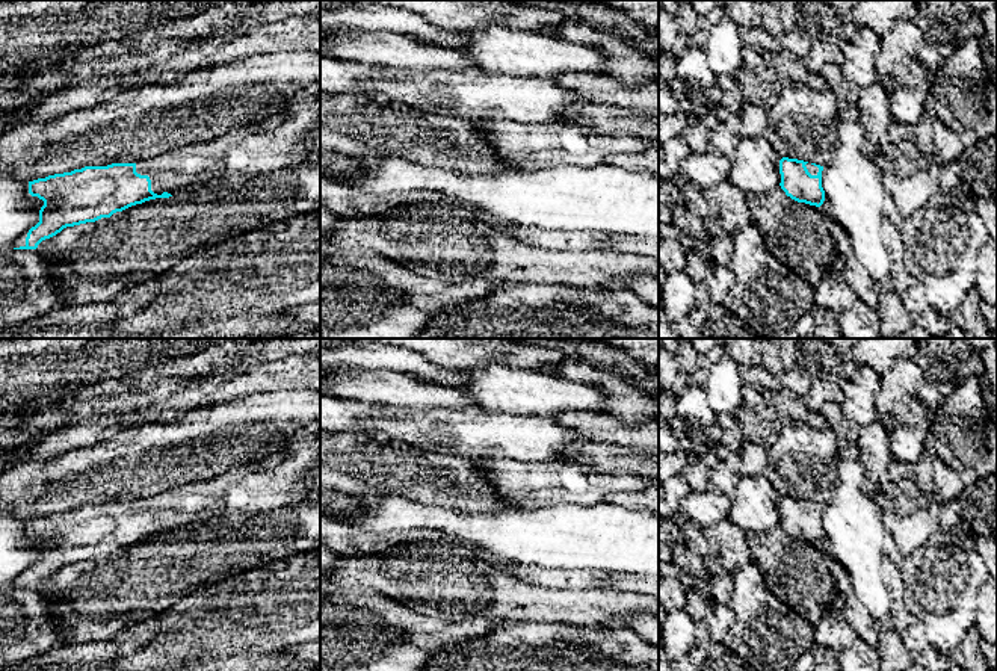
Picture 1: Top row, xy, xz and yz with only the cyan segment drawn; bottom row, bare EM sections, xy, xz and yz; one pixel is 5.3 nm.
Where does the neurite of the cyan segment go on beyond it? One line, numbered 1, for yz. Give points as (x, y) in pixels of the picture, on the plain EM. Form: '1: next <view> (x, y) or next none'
1: next yz (813, 508)

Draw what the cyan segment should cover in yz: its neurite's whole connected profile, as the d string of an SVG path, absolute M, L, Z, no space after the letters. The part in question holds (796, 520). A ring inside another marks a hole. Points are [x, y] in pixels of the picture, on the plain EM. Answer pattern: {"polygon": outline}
{"polygon": "M782 496L779 499L779 524L792 538L820 546L825 540L822 509L820 503Z"}

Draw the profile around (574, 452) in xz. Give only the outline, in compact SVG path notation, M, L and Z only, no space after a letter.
M582 441L568 446L562 461L580 462L601 475L634 475L659 479L659 452L637 447Z

